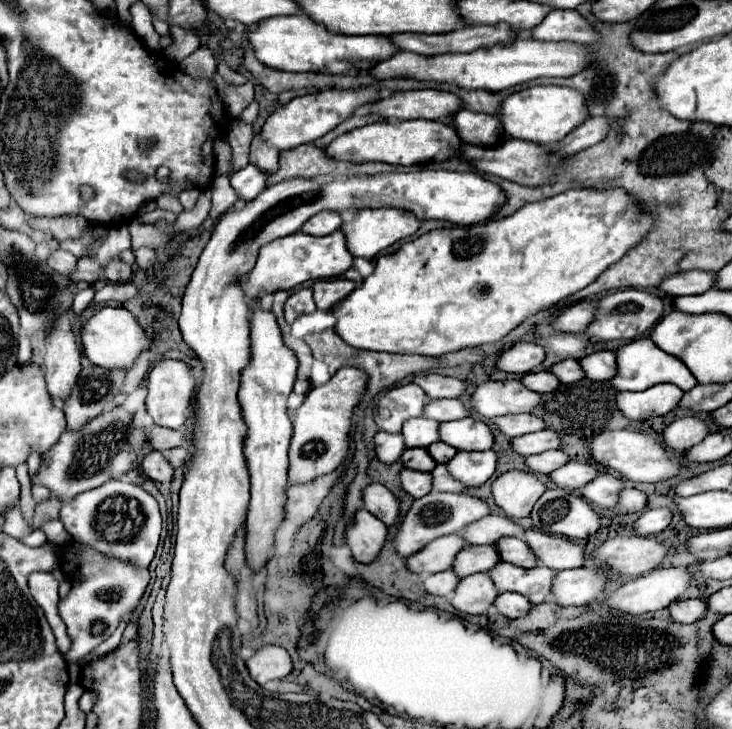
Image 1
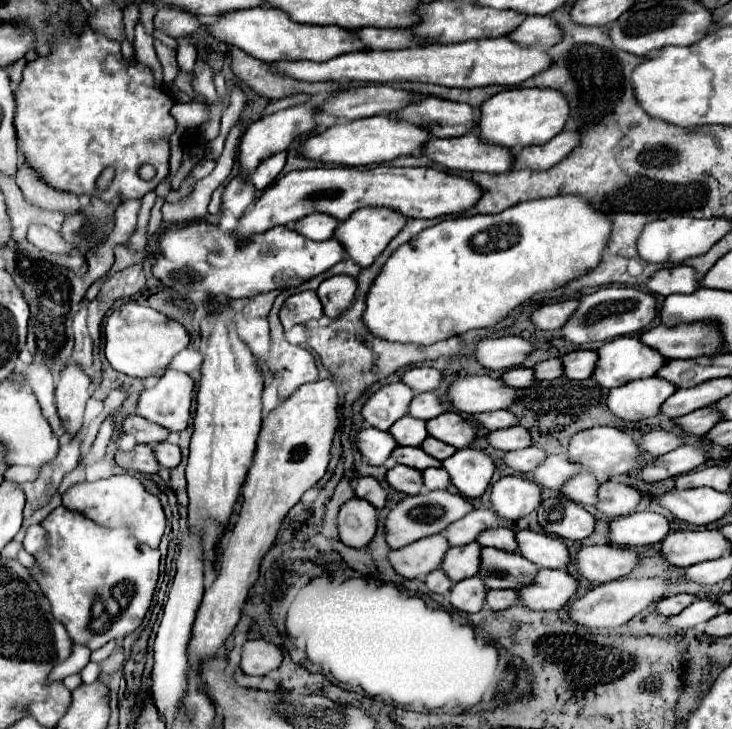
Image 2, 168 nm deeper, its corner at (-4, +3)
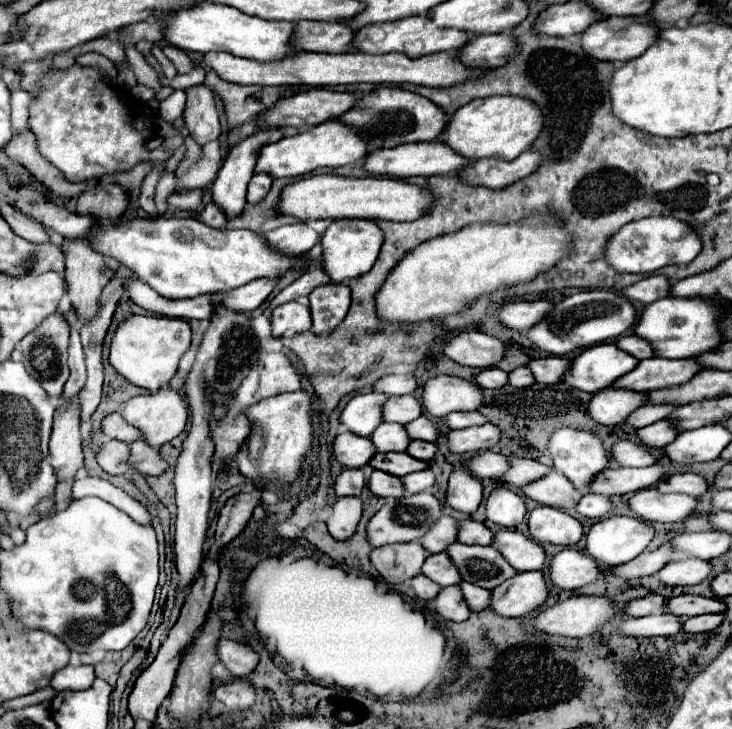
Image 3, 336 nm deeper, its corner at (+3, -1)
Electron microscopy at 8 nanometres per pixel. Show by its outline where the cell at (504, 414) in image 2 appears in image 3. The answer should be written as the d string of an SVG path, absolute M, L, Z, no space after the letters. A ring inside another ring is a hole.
M451 412L443 418L445 426L455 430L455 428L469 428L469 426L481 426L487 422L481 412Z

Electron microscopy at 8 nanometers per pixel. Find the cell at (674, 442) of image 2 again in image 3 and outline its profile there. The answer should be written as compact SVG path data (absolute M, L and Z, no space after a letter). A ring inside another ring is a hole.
M623 440L623 442L617 442L613 448L611 448L611 458L619 464L619 466L651 466L655 464L655 458L643 448L643 446L637 446L629 440Z

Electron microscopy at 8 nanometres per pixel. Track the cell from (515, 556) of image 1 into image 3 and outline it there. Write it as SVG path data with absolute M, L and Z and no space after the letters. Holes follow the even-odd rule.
M461 520L459 522L459 538L457 538L457 542L487 546L487 544L493 544L493 532L481 522Z

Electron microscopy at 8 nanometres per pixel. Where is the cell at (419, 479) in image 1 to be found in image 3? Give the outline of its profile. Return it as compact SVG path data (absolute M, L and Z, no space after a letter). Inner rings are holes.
M373 470L373 474L369 476L369 490L375 494L375 496L393 496L393 498L399 498L403 494L403 484L399 482L399 478L387 474L387 472L381 472L381 470Z

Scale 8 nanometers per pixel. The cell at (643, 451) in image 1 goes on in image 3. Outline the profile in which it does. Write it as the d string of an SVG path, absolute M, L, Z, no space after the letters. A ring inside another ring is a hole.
M559 428L551 434L547 450L553 456L555 470L565 474L577 490L585 490L597 472L609 468L609 456L603 442L591 432Z

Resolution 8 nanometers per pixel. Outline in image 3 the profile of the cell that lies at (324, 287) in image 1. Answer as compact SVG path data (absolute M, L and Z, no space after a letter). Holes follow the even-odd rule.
M325 284L309 294L309 308L313 318L313 334L329 334L345 318L351 304L351 290L347 284Z

